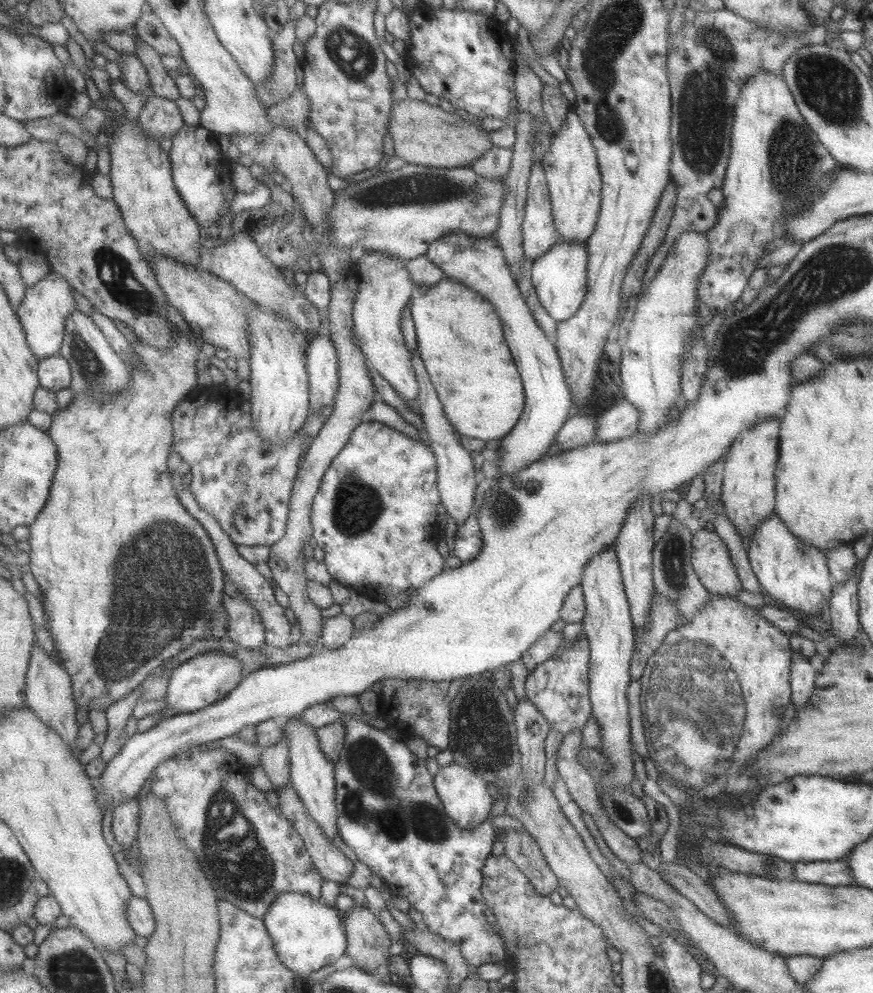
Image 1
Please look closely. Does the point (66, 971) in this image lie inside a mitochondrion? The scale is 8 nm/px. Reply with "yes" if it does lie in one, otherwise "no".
yes

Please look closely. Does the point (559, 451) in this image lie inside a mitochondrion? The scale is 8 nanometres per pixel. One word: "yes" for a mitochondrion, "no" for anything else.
no

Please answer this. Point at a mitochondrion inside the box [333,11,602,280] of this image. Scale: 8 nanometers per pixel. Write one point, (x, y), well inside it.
(429, 189)

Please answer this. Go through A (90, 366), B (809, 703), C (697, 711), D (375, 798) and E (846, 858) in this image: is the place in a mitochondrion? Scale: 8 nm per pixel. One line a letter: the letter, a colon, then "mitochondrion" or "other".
A: mitochondrion
B: other
C: mitochondrion
D: mitochondrion
E: other

